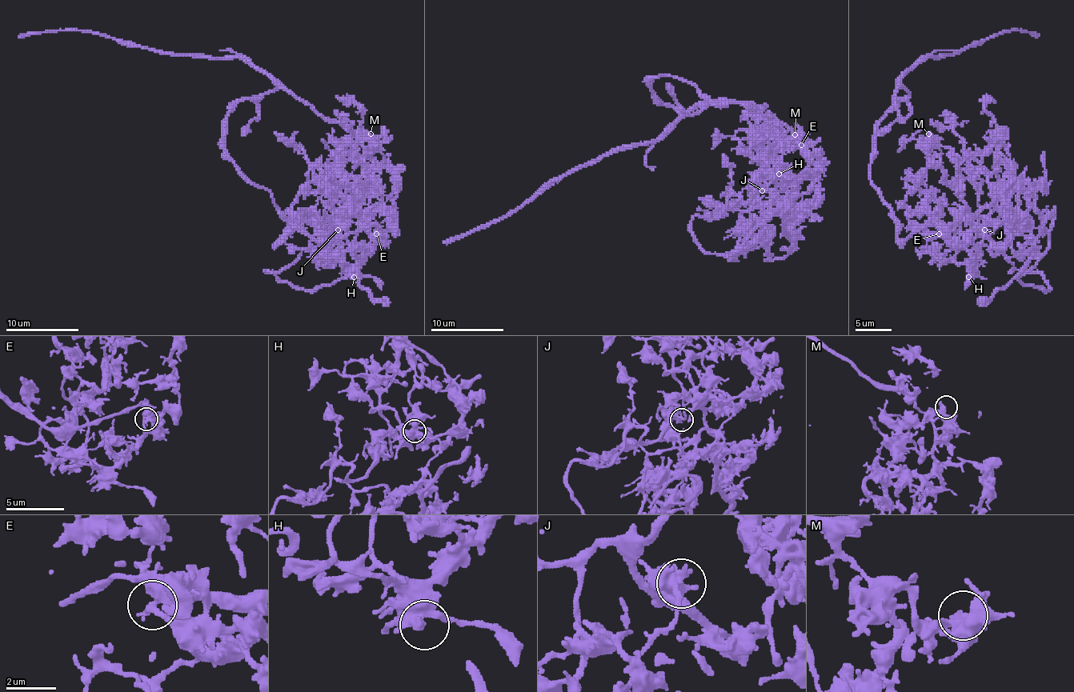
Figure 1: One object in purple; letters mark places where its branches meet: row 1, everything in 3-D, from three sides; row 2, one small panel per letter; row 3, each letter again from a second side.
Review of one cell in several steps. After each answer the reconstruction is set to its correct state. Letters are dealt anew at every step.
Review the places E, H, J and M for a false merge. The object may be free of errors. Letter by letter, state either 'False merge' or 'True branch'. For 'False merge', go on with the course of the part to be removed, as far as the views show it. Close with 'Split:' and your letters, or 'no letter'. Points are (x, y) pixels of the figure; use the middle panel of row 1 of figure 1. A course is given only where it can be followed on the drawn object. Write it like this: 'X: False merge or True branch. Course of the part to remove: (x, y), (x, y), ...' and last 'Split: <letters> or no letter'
E: False merge. Course of the part to remove: (800, 145), (760, 112), (713, 103), (680, 80), (650, 80), (664, 103), (700, 109), (443, 243)
H: True branch
J: True branch
M: True branch
Split: E

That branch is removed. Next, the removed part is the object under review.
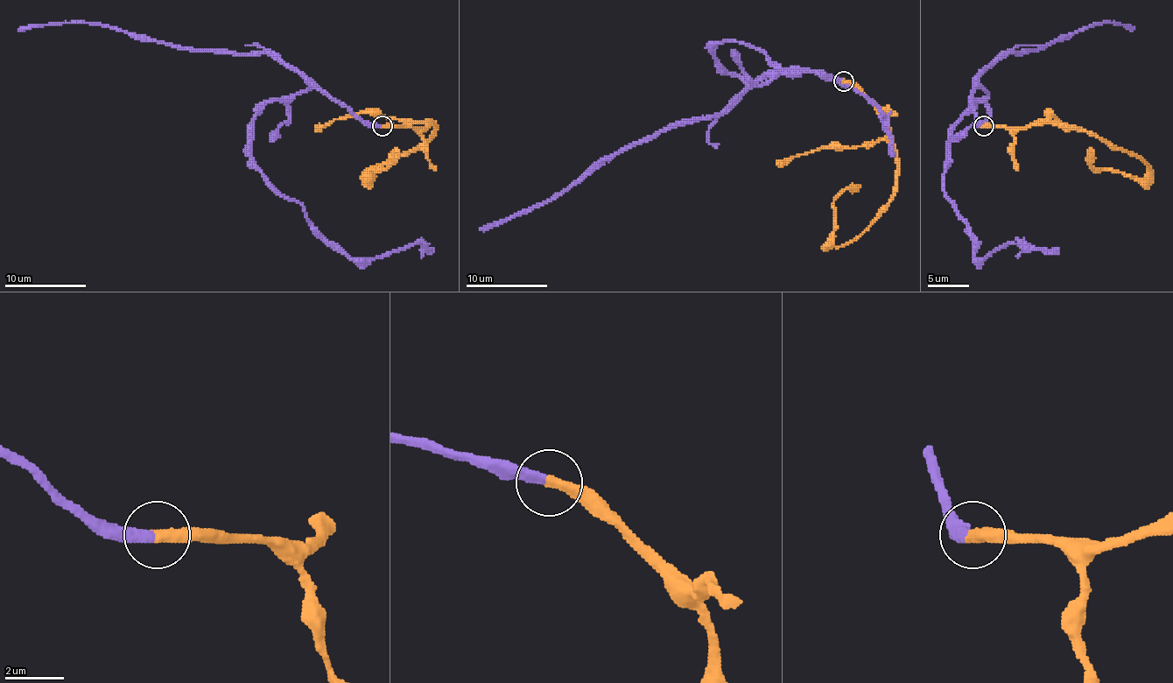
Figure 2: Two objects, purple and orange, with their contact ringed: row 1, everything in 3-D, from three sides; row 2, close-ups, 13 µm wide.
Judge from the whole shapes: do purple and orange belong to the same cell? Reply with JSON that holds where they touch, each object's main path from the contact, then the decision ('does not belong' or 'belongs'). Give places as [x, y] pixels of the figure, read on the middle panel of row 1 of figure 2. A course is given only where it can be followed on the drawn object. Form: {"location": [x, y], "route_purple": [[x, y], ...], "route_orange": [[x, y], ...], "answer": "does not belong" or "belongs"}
{"location": [843, 80], "route_purple": [[842, 80], [783, 70], [752, 85], [712, 45], [741, 41], [789, 73], [848, 85], [879, 109], [895, 156]], "route_orange": [[844, 80], [885, 117], [897, 183], [882, 211], [864, 229], [839, 246], [832, 244], [833, 201], [858, 186]], "answer": "belongs"}

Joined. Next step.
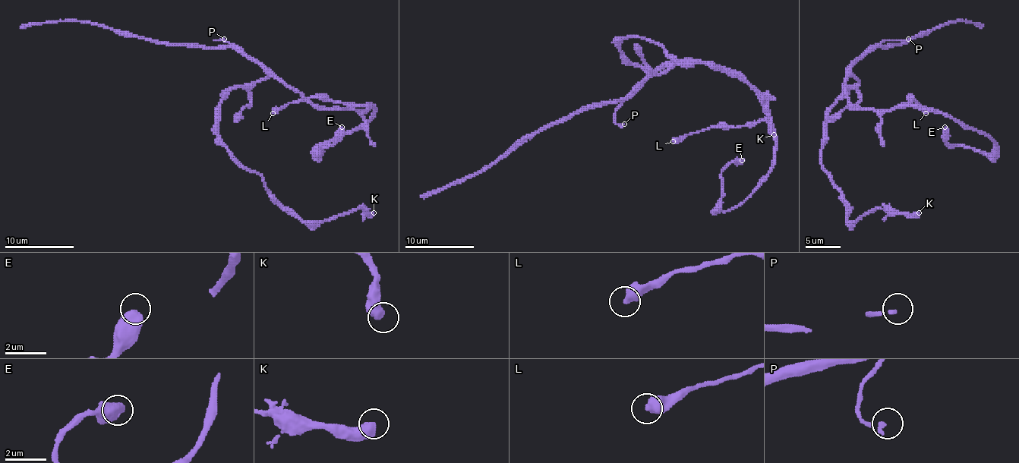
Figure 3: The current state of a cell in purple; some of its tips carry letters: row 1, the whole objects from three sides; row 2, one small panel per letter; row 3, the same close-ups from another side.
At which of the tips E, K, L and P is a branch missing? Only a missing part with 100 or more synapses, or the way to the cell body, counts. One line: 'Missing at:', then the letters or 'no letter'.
Missing at: no letter

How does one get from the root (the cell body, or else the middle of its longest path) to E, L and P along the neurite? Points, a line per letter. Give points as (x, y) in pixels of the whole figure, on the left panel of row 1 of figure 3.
E: (269, 77), (317, 106), (375, 109), (363, 125), (323, 144), (321, 153), (342, 127)
L: (269, 77), (283, 80), (317, 106), (354, 109), (366, 109), (366, 106), (307, 97), (285, 105), (272, 113)
P: (269, 77), (263, 67), (248, 59), (225, 40), (215, 40), (224, 39)

